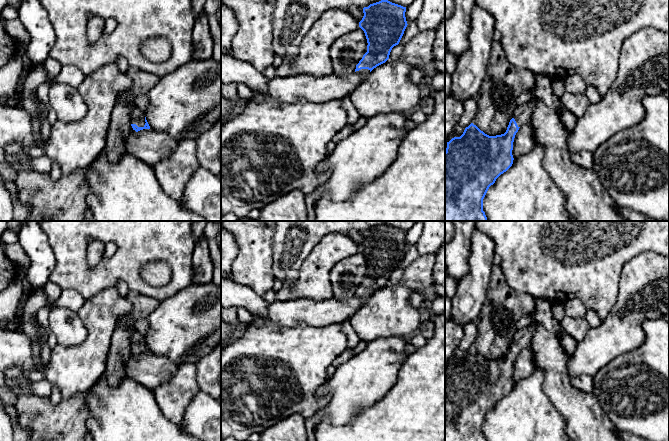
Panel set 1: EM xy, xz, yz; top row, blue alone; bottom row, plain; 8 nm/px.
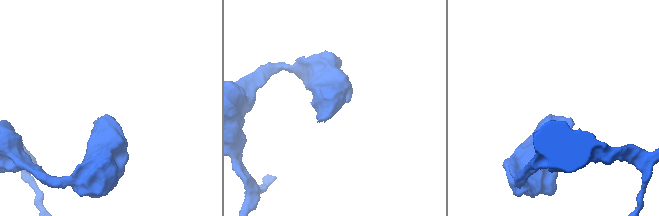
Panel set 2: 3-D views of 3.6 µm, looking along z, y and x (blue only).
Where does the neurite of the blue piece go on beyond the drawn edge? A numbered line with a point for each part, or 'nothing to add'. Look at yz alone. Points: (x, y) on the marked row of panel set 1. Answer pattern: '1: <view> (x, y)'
1: yz (522, 114)

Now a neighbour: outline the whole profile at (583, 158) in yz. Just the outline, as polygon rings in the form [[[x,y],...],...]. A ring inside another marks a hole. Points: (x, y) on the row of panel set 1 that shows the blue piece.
[[[581,150],[570,155],[571,160],[578,166],[586,169],[593,168],[593,153]]]

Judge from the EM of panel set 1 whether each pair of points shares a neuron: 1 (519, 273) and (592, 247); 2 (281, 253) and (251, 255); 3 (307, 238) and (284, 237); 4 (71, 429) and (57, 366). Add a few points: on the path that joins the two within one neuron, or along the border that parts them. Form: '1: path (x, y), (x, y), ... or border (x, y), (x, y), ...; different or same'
1: path (537, 257), (550, 247), (574, 247); same
2: border (275, 231), (272, 246), (272, 272), (274, 277); different
3: path (301, 237), (290, 237); same
4: border (86, 390), (62, 398); different

